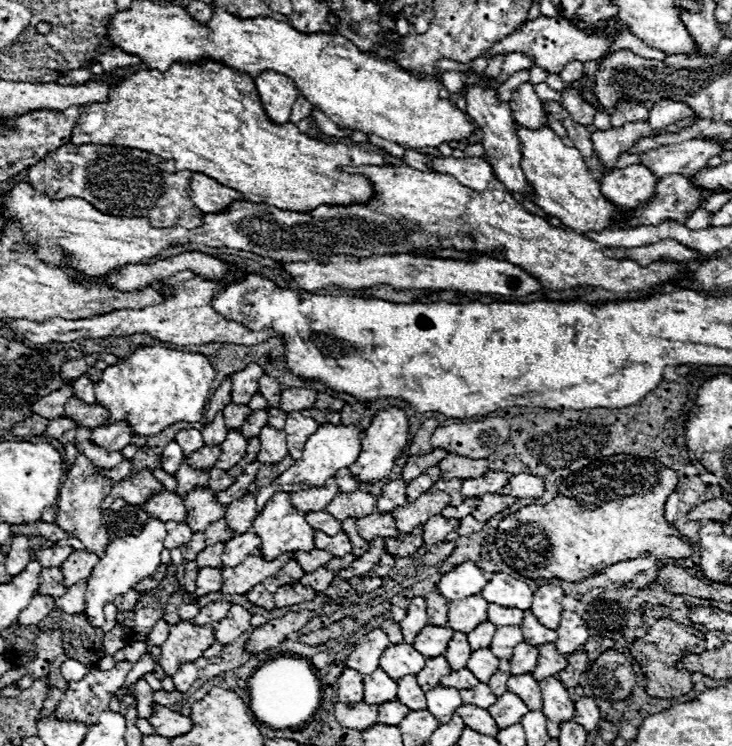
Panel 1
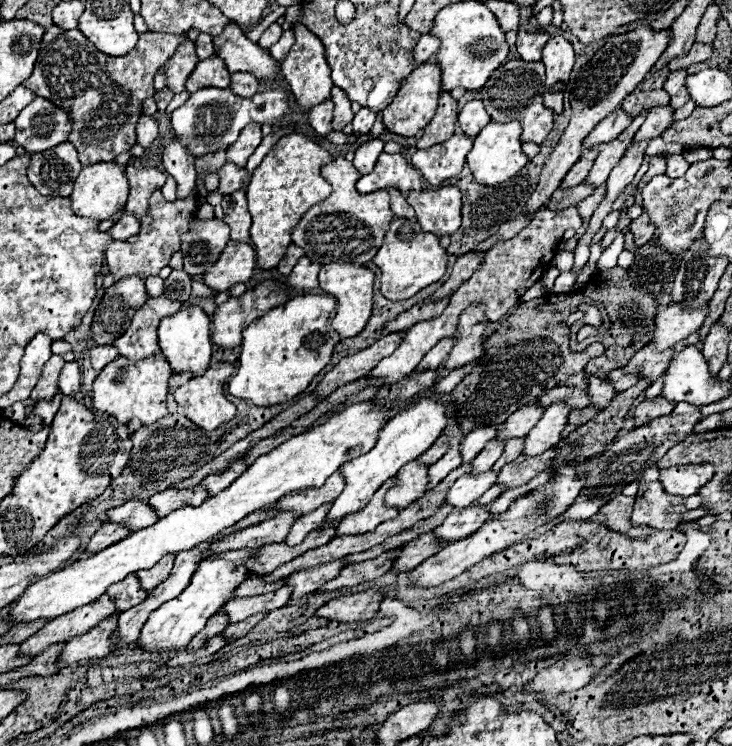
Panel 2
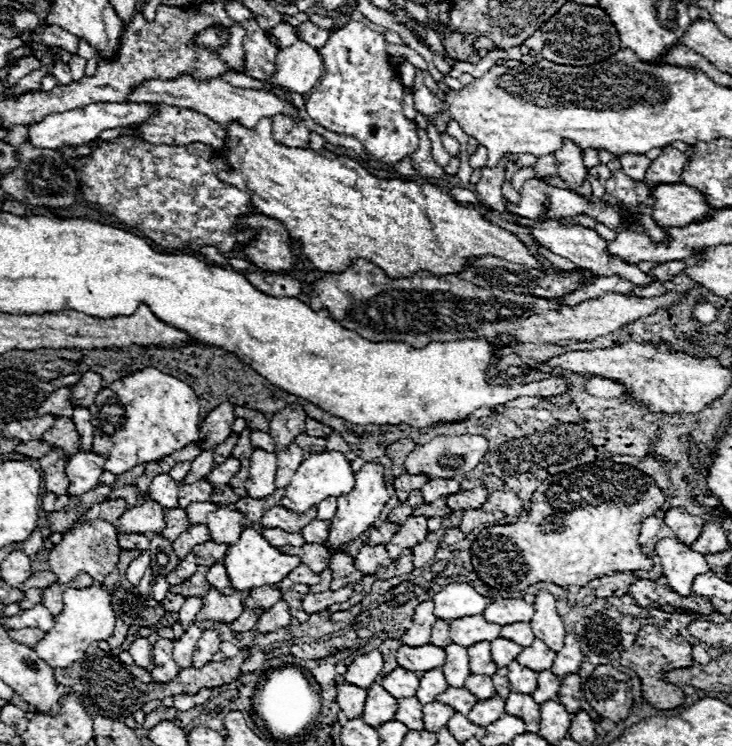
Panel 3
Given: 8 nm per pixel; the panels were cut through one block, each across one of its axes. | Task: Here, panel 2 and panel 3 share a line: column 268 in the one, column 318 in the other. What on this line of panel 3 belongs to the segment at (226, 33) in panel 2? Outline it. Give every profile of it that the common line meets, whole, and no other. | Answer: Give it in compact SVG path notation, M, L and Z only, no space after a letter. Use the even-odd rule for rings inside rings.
M294 42L288 48L282 48L274 62L274 76L262 82L282 86L290 92L308 94L322 76L324 64L316 48L306 42Z

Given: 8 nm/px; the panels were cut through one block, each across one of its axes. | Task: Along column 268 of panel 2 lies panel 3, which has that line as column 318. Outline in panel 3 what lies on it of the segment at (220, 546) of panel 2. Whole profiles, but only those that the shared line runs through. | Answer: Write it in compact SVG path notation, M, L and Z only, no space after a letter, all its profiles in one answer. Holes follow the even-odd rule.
M312 520L312 524L308 524L302 530L302 536L308 544L324 544L328 540L328 534L330 534L328 520Z

